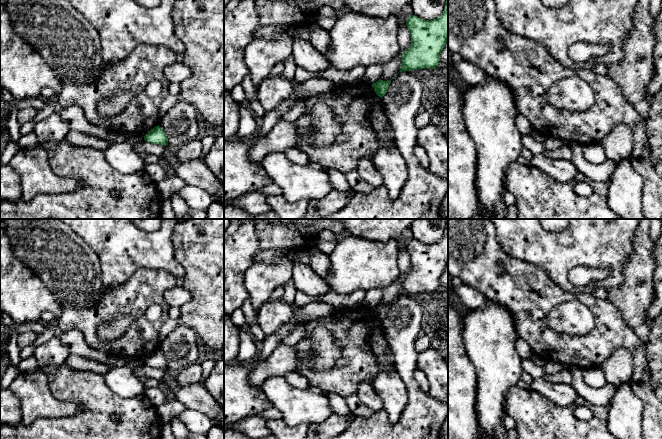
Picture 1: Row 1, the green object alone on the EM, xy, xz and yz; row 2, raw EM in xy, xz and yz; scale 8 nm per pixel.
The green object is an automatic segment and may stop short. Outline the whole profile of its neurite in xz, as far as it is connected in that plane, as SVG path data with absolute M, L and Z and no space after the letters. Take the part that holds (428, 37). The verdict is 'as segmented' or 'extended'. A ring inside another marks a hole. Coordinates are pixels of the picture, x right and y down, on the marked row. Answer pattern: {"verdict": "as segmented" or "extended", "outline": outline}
{"verdict": "as segmented", "outline": "M448 0L443 13L436 19L423 20L411 15L406 26L411 35L411 46L402 53L399 72L423 68L435 70L448 41Z"}

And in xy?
{"verdict": "as segmented", "outline": "M158 125L151 129L145 136L144 140L151 144L168 145L168 139L164 130Z"}

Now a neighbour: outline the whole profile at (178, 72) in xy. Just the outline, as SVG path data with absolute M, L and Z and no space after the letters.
M179 59L164 69L164 77L168 83L181 84L191 76L190 69Z

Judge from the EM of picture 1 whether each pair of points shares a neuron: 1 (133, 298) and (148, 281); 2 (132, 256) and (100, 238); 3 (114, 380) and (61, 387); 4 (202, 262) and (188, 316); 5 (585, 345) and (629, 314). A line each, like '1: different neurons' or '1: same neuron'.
1: same neuron
2: same neuron
3: different neurons
4: same neuron
5: different neurons

